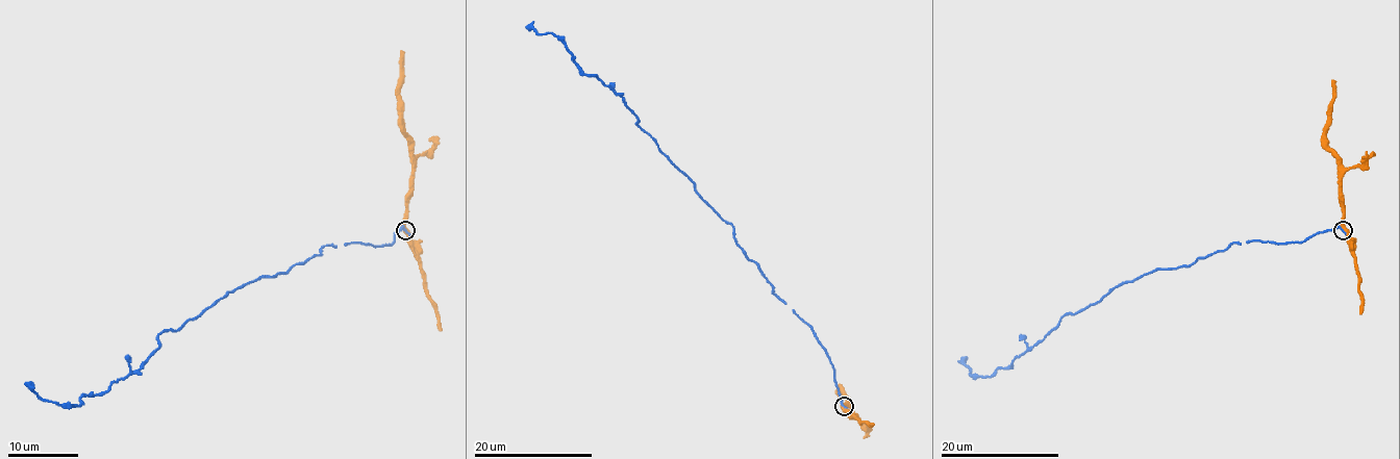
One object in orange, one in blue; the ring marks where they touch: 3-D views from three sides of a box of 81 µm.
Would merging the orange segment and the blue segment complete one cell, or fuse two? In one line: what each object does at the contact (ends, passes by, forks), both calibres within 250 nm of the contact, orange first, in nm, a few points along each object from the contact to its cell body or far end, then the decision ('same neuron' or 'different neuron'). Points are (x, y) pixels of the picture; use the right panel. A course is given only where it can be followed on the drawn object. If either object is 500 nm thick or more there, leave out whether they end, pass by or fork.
orange passes by; blue ends there; 480 nm thick on the orange side, 260 nm on the other; orange runs (1343, 229), (1340, 157), (1326, 139), (1328, 105), (1335, 80); blue runs (1343, 231), (1232, 243), (1121, 282), (989, 377), (972, 377), (961, 357); same neuron

